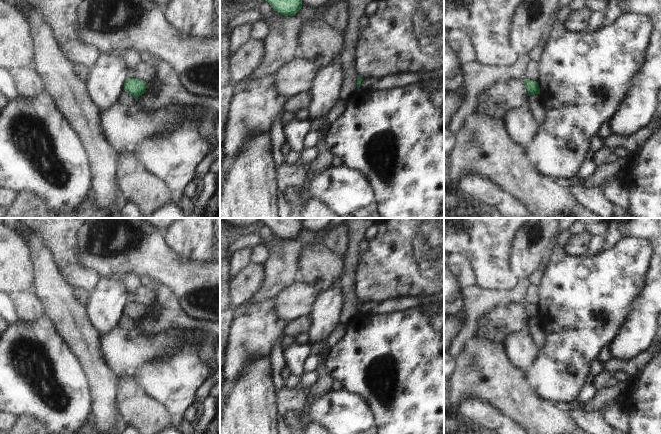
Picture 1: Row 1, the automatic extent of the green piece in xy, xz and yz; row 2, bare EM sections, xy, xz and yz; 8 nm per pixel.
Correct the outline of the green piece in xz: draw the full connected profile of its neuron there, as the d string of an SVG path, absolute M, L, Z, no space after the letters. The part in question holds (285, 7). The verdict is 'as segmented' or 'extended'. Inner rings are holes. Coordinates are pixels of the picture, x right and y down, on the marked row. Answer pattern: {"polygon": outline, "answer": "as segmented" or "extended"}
{"polygon": "M265 0L283 16L294 16L302 8L302 0Z", "answer": "as segmented"}

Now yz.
{"polygon": "M523 78L523 81L525 83L525 86L526 86L526 89L527 89L529 96L534 94L534 93L540 94L540 88L539 88L538 82L532 81L529 79L524 79L524 78Z", "answer": "as segmented"}

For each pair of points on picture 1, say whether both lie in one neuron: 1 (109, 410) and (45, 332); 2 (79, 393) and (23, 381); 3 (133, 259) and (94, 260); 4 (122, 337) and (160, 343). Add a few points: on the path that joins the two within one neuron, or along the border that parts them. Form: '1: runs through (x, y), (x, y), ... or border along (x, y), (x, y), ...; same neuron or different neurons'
1: border along (81, 364), (89, 385), (92, 409); different neurons
2: runs through (66, 407), (61, 412), (57, 411), (37, 395); same neuron
3: runs through (123, 259), (104, 259); same neuron
4: runs through (131, 343), (151, 343); same neuron

